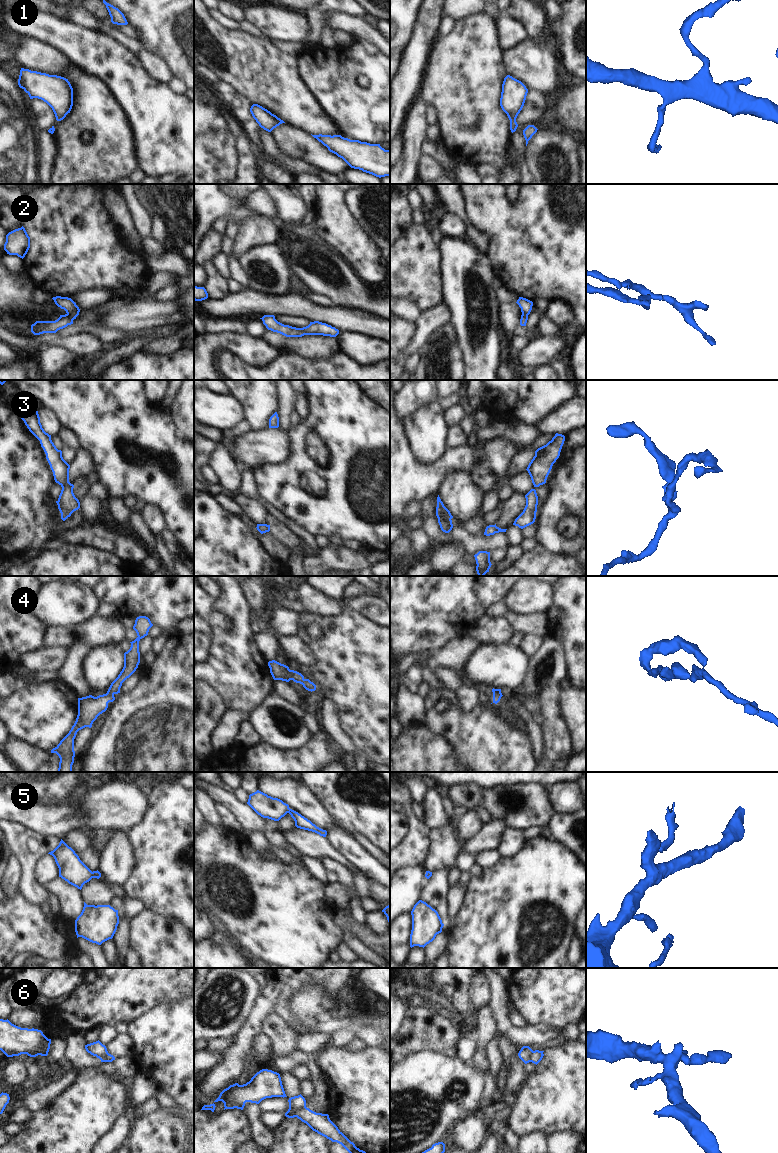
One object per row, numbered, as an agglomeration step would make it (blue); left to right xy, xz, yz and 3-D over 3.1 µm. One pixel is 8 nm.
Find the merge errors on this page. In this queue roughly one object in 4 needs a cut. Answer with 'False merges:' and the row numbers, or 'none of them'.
False merges: 6

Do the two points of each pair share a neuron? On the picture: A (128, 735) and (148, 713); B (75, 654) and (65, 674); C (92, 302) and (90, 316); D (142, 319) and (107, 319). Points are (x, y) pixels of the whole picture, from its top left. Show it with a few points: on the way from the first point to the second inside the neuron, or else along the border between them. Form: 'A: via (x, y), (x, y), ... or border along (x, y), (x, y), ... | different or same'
A: via (133, 730), (145, 718) | same
B: via (74, 659), (70, 669) | same
C: border along (80, 308), (88, 310) | different
D: via (133, 319), (116, 319) | same

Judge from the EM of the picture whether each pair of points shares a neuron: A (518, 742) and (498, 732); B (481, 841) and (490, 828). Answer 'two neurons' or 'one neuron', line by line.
A: one neuron
B: one neuron

